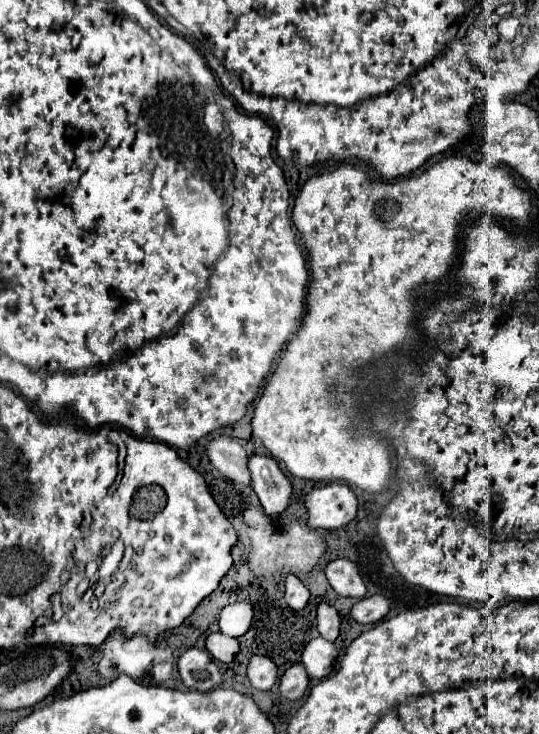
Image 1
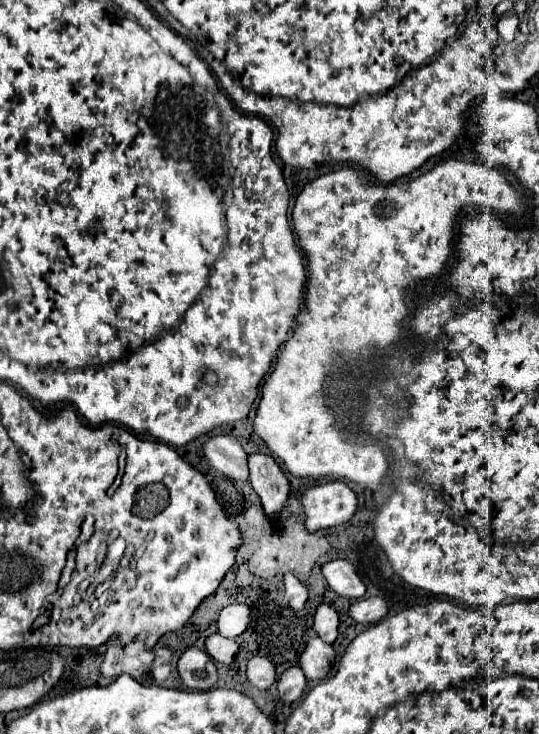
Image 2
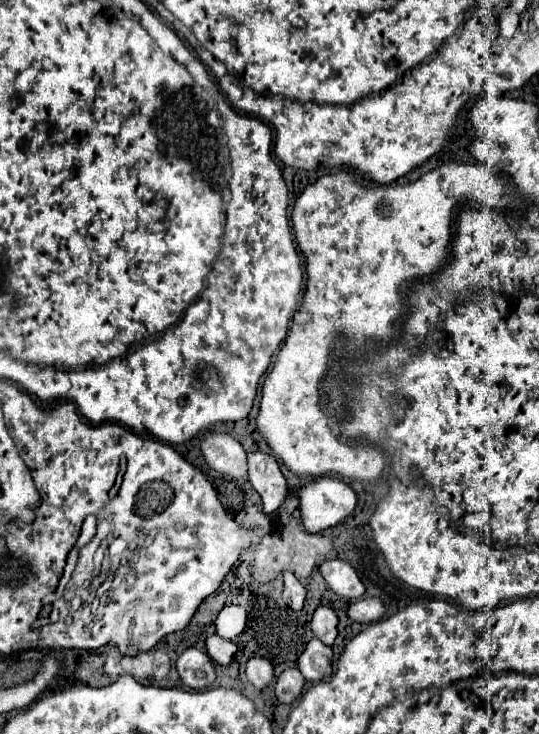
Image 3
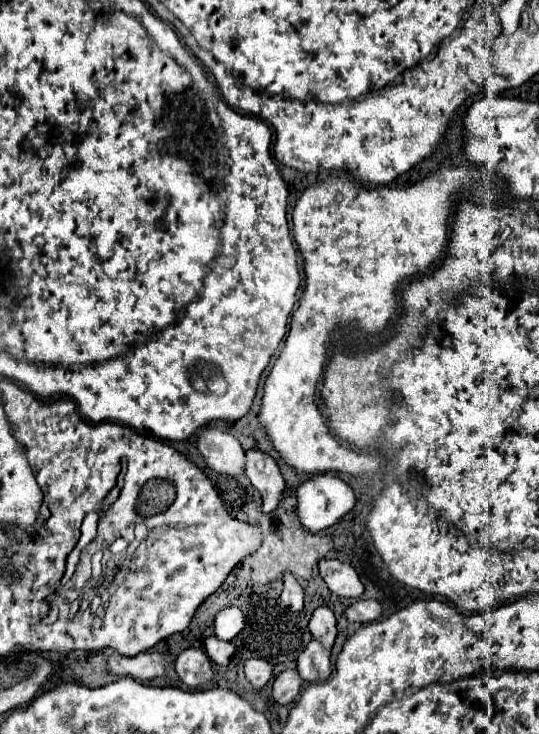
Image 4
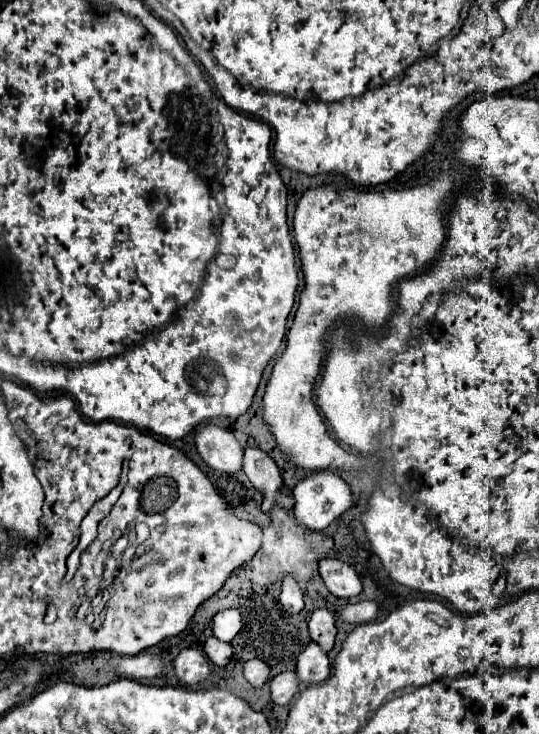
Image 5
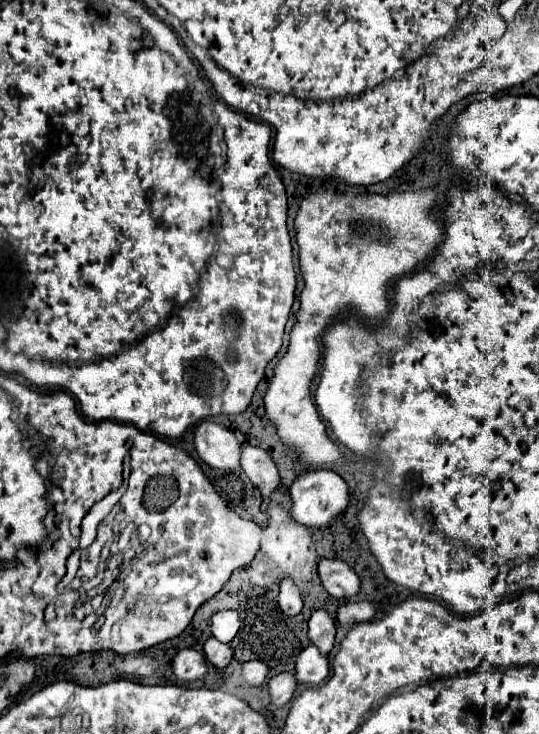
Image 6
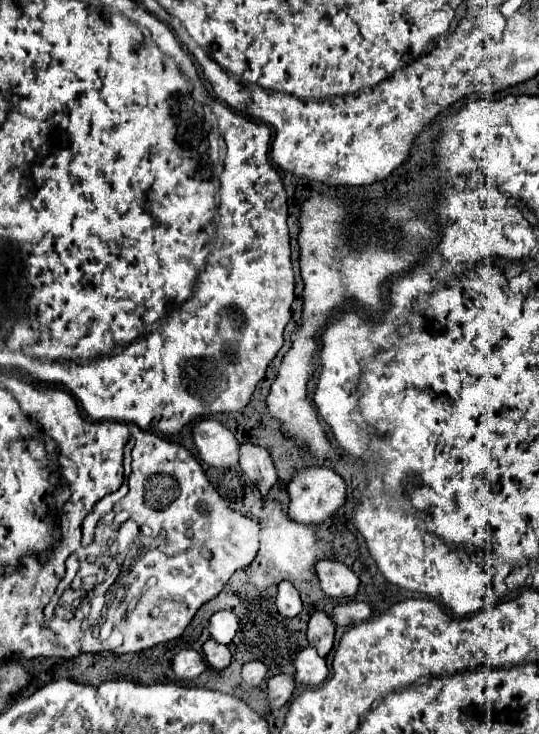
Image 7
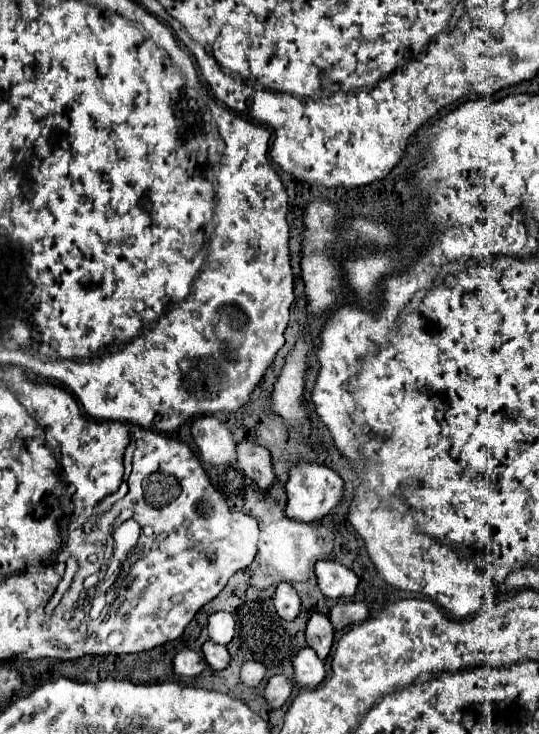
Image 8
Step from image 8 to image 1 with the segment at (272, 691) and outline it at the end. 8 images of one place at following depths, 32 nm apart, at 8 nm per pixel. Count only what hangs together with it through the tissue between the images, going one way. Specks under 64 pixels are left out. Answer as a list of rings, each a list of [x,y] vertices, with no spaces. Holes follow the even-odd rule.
[[[294,664],[280,678],[280,694],[288,700],[300,700],[308,684],[310,684],[310,678],[306,674],[304,664]]]

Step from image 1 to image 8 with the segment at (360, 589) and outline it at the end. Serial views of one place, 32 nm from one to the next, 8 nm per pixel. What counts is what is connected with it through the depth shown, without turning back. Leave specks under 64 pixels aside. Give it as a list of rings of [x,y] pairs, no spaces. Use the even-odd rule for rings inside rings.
[[[334,560],[316,562],[316,578],[322,594],[328,598],[348,598],[358,588],[358,576]]]

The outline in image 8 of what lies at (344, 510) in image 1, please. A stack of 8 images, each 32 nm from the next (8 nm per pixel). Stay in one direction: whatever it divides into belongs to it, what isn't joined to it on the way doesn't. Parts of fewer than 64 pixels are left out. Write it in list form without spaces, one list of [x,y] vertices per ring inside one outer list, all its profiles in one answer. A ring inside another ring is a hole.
[[[296,464],[294,470],[290,470],[290,478],[286,482],[286,496],[288,496],[288,506],[286,506],[288,518],[310,524],[310,522],[316,522],[328,516],[342,502],[344,480],[328,466]]]

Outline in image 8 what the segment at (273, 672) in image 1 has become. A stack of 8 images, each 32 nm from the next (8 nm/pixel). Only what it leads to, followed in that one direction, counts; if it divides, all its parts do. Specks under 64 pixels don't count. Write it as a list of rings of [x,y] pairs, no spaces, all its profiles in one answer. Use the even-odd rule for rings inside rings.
[[[246,662],[240,670],[240,678],[248,686],[258,686],[266,674],[266,668],[260,662]]]

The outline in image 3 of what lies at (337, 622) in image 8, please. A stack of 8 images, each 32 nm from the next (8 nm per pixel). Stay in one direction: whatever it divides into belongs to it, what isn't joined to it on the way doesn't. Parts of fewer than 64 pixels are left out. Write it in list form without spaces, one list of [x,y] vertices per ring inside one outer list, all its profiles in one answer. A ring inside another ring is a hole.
[[[364,598],[364,600],[352,602],[350,608],[348,608],[348,616],[354,622],[360,622],[360,624],[376,622],[384,614],[386,614],[386,606],[384,606],[384,602],[380,598]]]

